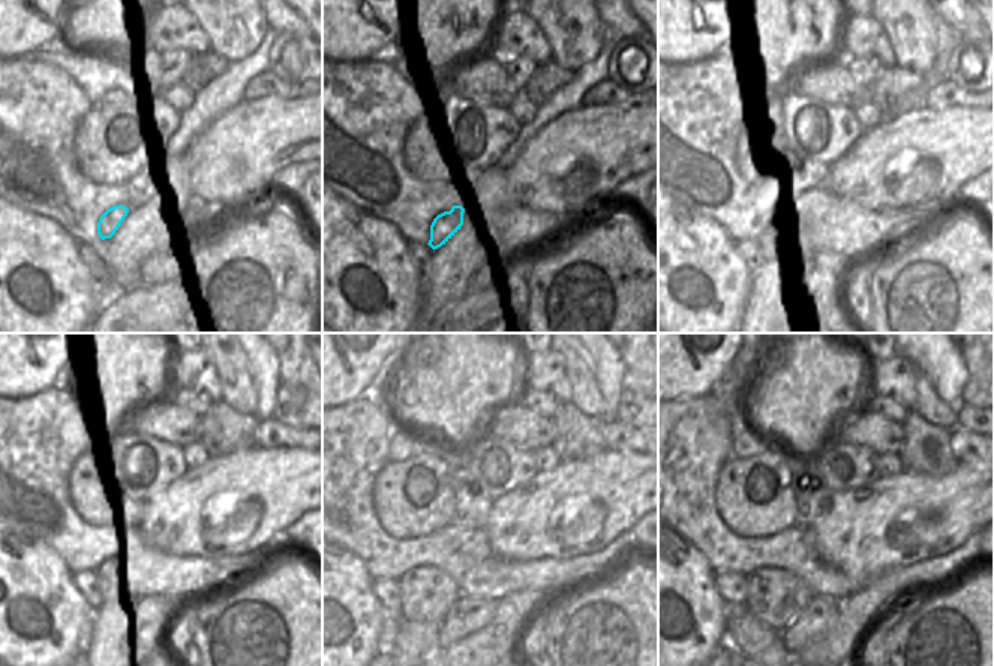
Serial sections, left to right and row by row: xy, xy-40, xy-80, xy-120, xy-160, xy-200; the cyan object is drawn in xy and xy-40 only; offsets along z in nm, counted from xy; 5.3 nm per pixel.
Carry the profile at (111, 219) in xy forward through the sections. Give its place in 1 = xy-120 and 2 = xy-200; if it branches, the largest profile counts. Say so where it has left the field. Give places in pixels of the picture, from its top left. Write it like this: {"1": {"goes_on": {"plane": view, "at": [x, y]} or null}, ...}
{"1": {"goes_on": {"plane": "xy-120", "at": [110, 575]}}, "2": {"goes_on": {"plane": "xy-200", "at": [774, 596]}}}

